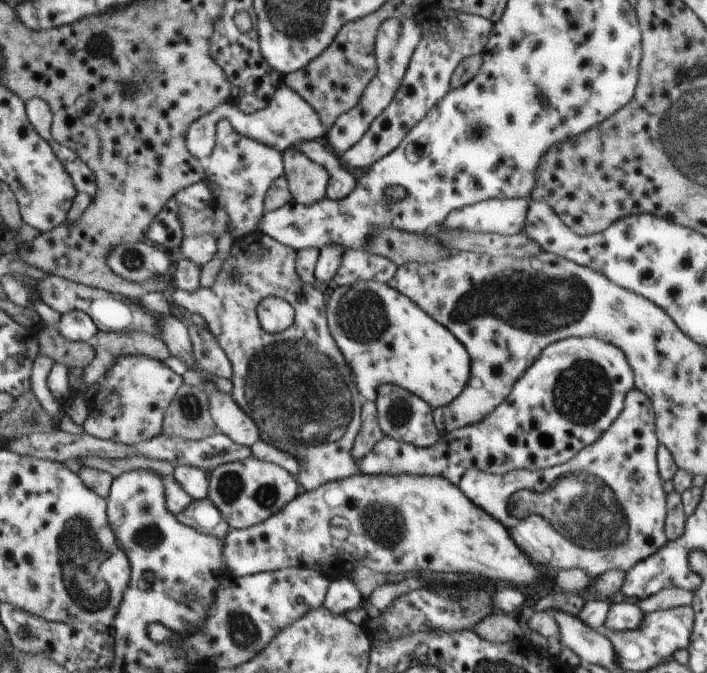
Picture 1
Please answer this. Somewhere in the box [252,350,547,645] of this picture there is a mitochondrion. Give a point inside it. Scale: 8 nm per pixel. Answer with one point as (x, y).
(385, 525)

